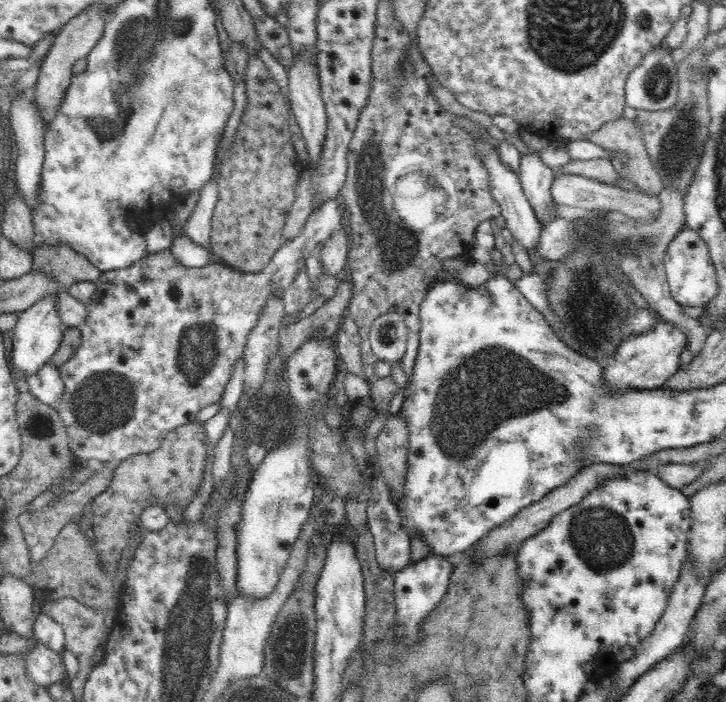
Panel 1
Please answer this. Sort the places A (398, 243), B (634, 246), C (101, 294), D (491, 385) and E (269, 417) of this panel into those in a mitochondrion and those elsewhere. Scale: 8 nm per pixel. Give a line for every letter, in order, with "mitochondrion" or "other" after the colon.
A: mitochondrion
B: mitochondrion
C: other
D: mitochondrion
E: mitochondrion

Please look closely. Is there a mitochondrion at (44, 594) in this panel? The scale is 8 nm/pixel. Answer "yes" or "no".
no

